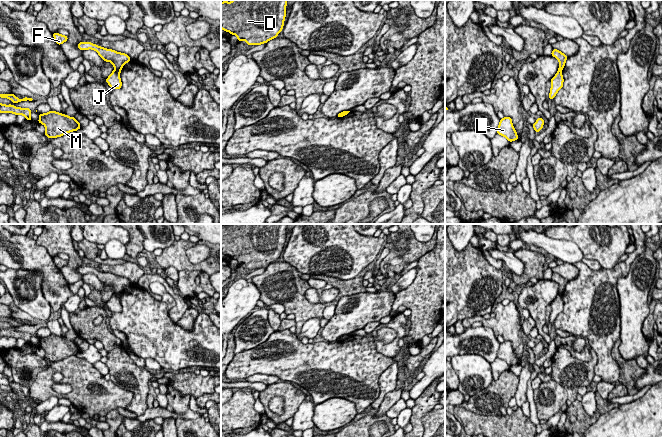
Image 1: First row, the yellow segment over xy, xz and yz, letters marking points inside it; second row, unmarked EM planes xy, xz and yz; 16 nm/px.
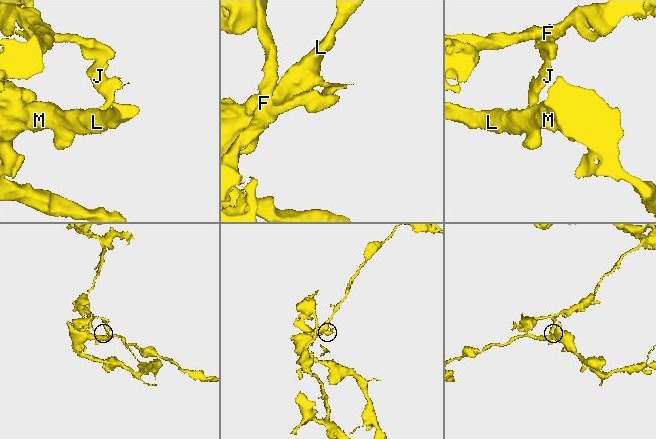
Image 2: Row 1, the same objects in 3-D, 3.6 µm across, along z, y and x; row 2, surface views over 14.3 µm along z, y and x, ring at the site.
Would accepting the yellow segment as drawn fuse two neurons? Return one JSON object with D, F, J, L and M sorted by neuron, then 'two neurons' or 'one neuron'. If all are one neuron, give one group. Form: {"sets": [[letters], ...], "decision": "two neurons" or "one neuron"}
{"sets": [["D", "F"], ["J", "L", "M"]], "decision": "two neurons"}

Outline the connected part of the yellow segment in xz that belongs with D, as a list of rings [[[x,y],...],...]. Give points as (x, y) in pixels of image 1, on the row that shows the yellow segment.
[[[232,0],[221,2],[221,29],[236,35],[238,41],[246,41],[247,45],[260,45],[277,38],[282,31],[286,17],[287,0]]]

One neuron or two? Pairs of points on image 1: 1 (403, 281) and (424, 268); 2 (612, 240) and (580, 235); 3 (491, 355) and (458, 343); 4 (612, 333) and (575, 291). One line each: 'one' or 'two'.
1: two
2: one
3: one
4: one

